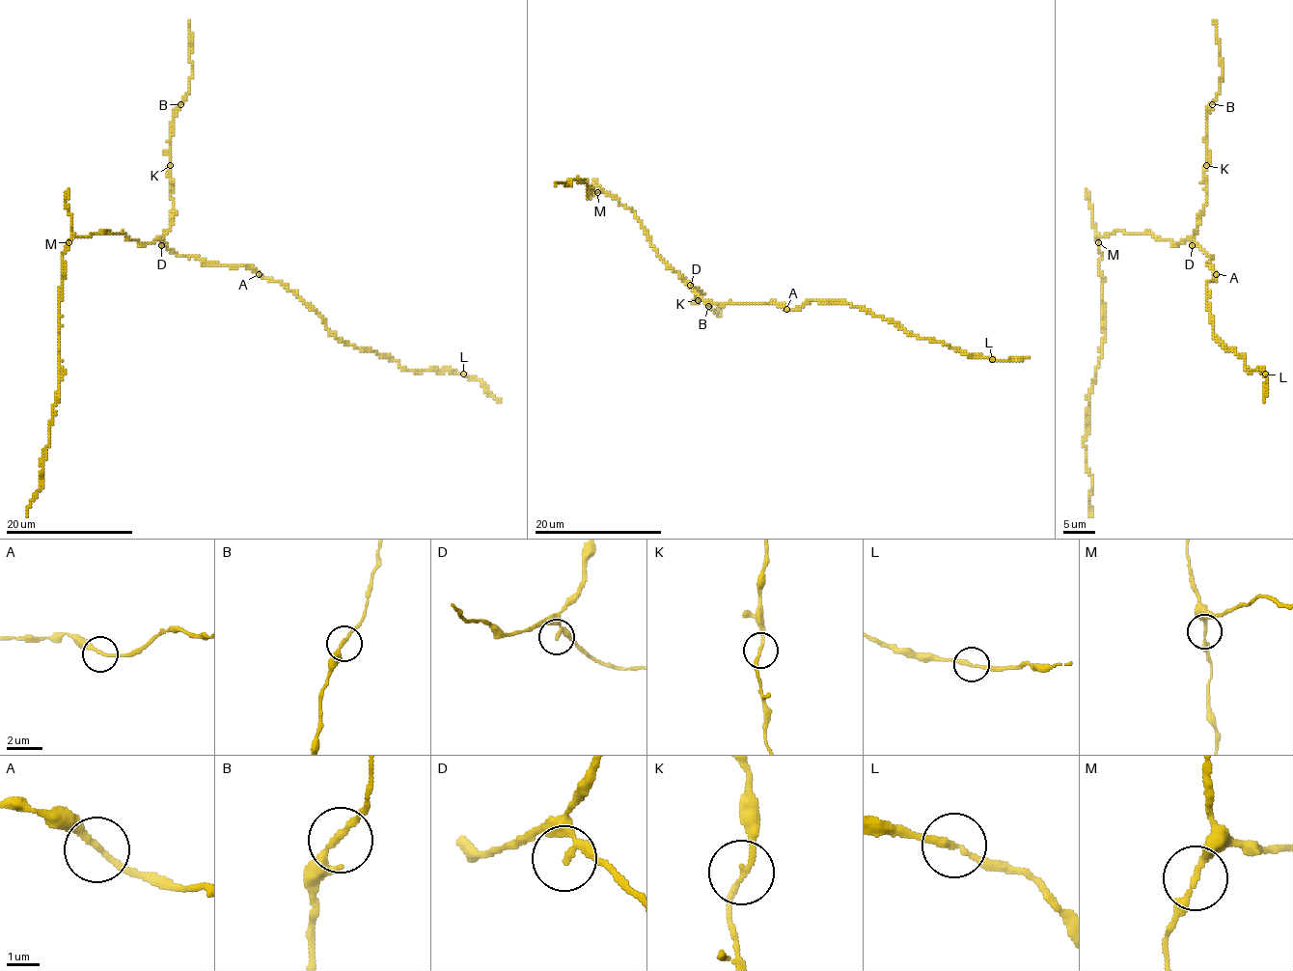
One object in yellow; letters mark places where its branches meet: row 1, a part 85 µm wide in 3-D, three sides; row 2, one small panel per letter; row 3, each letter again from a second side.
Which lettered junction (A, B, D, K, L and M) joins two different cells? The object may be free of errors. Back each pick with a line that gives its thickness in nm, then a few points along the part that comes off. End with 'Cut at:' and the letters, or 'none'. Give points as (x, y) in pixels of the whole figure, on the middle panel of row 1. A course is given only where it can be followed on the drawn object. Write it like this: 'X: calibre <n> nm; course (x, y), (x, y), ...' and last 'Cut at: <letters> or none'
Cut at: none

